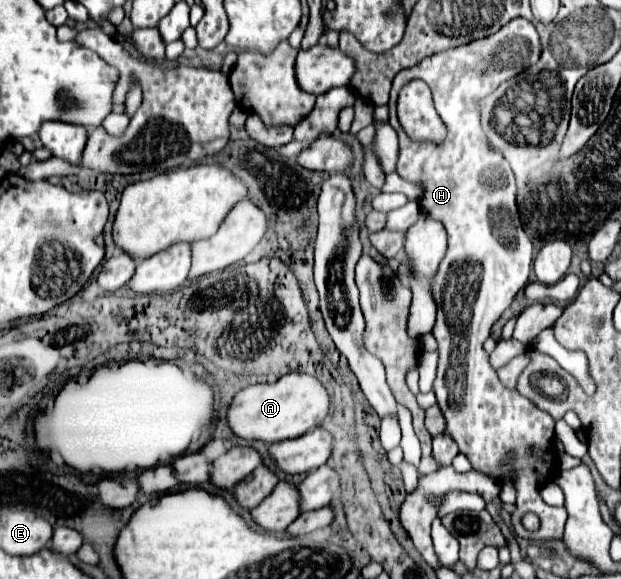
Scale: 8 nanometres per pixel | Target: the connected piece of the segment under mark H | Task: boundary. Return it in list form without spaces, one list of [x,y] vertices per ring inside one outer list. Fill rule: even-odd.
[[[523,17],[511,19],[495,35],[431,55],[413,69],[399,71],[393,79],[389,123],[399,133],[397,173],[421,187],[421,195],[417,197],[421,211],[441,221],[447,231],[447,253],[431,279],[431,293],[437,305],[433,335],[439,343],[439,367],[433,391],[441,407],[433,405],[425,415],[425,427],[435,437],[433,459],[439,461],[439,467],[449,467],[461,451],[475,471],[491,475],[499,483],[507,481],[507,473],[515,475],[517,501],[511,513],[515,533],[533,541],[557,541],[563,537],[567,511],[565,507],[547,505],[539,495],[541,487],[559,475],[559,461],[553,449],[555,421],[515,389],[503,387],[489,365],[489,355],[483,351],[483,341],[489,337],[493,323],[529,281],[533,243],[519,221],[513,171],[505,157],[489,145],[481,129],[477,101],[493,93],[503,81],[537,63],[539,55],[539,34],[533,23]],[[497,53],[499,61],[495,63],[493,55]],[[413,77],[423,79],[431,87],[435,109],[447,127],[447,137],[441,145],[413,141],[397,119],[397,93]],[[509,451],[515,455],[507,461],[509,467],[505,469],[503,455]],[[527,511],[537,513],[541,519],[537,533],[529,533],[521,525],[521,515]]]

